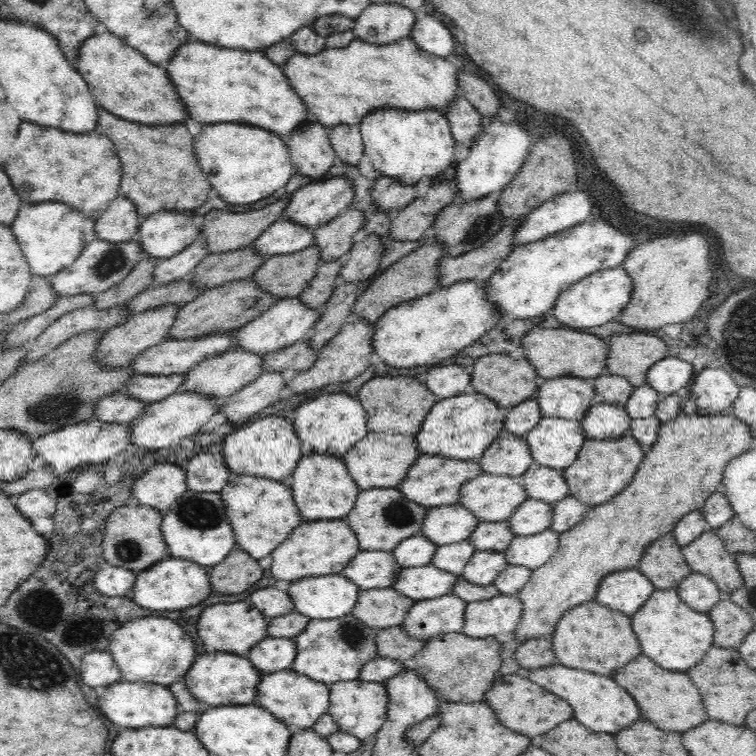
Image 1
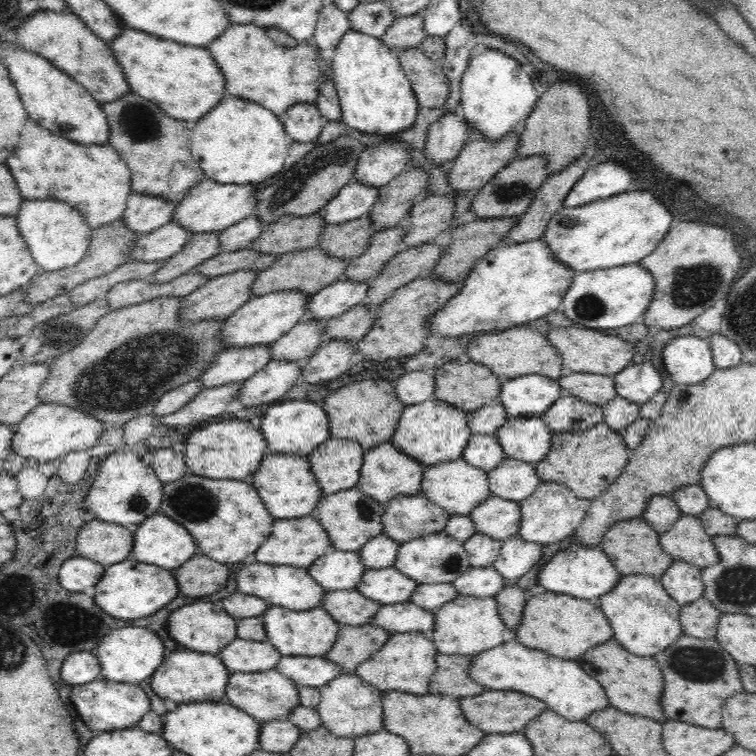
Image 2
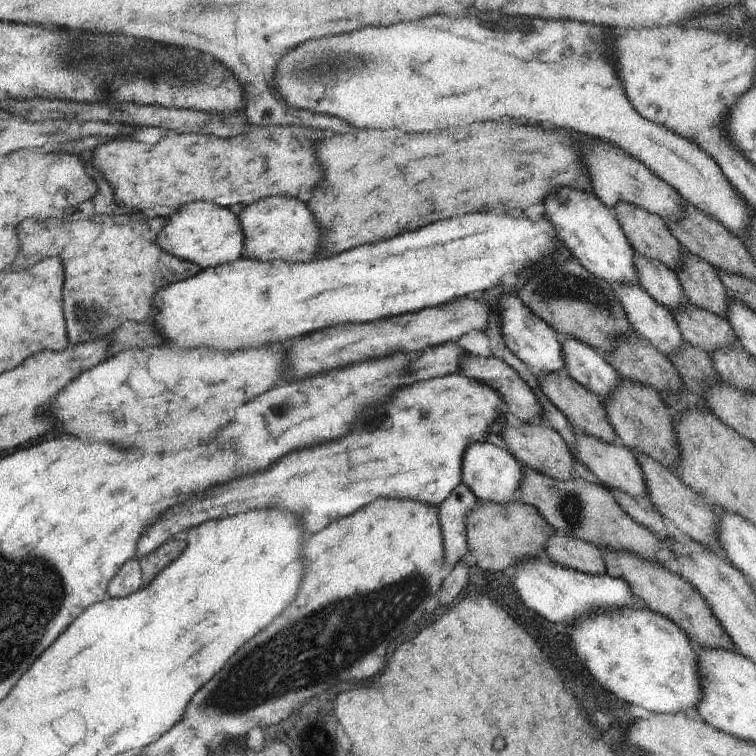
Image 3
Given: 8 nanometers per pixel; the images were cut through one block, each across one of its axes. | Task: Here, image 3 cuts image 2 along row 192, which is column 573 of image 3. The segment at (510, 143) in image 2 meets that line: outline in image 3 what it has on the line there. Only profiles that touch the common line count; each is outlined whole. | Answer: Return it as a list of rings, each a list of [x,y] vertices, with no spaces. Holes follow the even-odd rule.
[[[522,423],[518,428],[506,425],[501,430],[501,437],[504,444],[508,445],[508,452],[526,467],[532,467],[549,477],[566,480],[574,476],[572,463],[574,454],[564,442],[564,439],[552,427],[544,427],[542,424]]]

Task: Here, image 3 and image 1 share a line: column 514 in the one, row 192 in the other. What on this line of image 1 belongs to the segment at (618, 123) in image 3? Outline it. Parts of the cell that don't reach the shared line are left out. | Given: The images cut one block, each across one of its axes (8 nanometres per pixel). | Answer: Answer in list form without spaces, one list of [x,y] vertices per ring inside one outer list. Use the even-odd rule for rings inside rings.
[[[24,122],[4,166],[22,202],[63,202],[96,220],[118,196],[122,166],[114,144],[102,134],[68,134]]]

